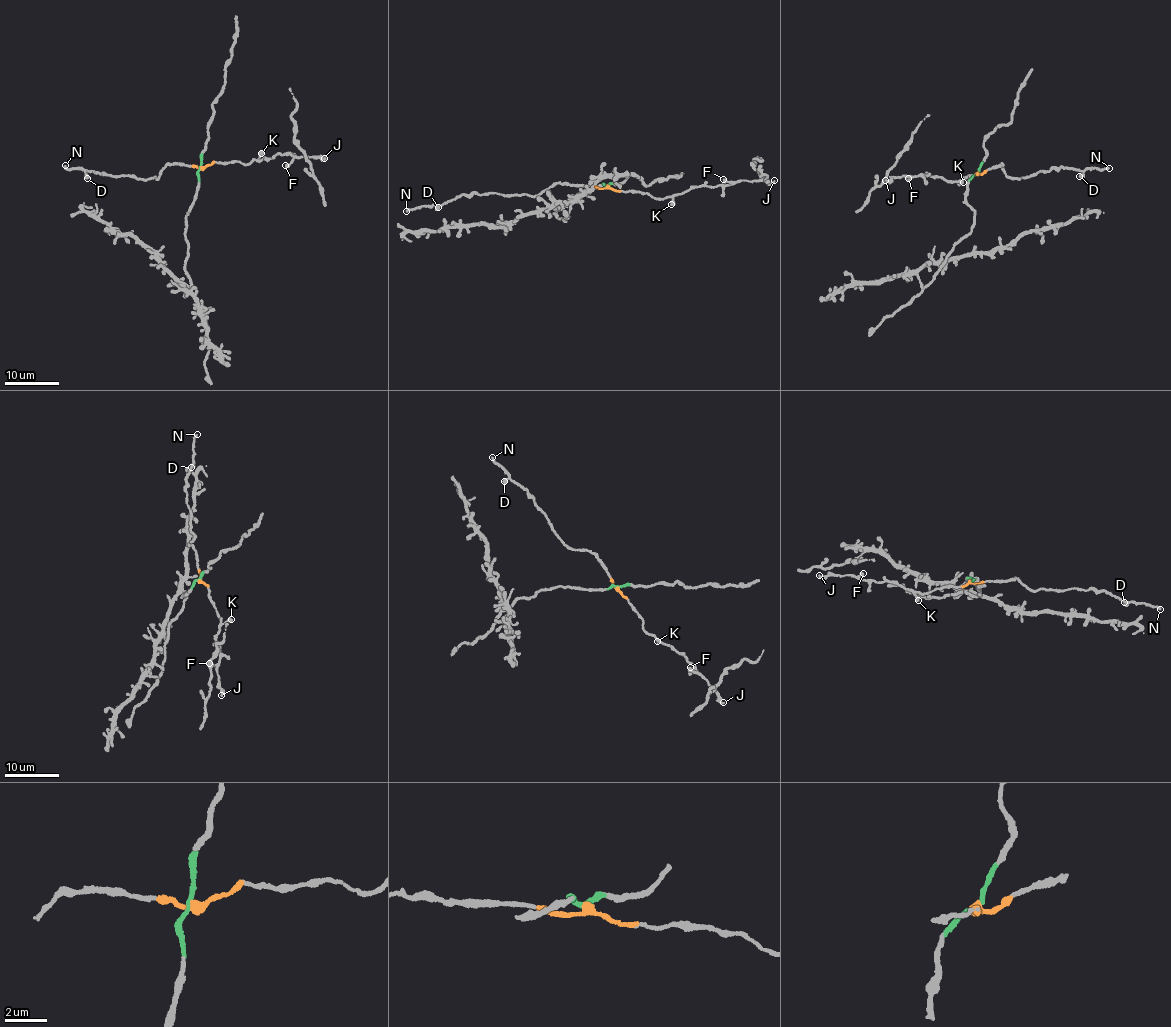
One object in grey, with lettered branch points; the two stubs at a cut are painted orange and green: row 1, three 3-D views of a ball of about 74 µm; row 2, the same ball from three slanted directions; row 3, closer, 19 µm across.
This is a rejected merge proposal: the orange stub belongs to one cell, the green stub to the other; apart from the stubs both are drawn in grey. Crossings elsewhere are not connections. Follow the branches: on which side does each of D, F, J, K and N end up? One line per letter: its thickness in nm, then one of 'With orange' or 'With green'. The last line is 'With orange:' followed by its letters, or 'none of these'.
D: Thickness 440 nm. With orange
F: Thickness 320 nm. With orange
J: Thickness 190 nm. With orange
K: Thickness 400 nm. With orange
N: Thickness 190 nm. With orange
With orange: D, F, J, K, N

